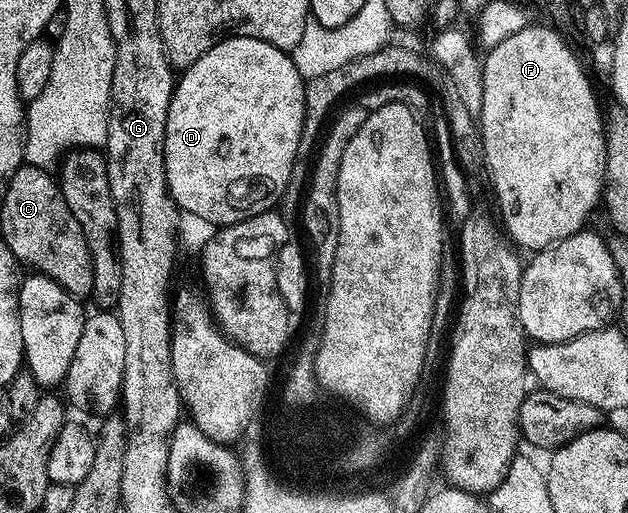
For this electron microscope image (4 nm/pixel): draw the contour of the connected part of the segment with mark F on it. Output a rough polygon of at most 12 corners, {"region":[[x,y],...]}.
{"region":[[551,25],[486,52],[477,117],[516,248],[588,226],[604,112]]}

